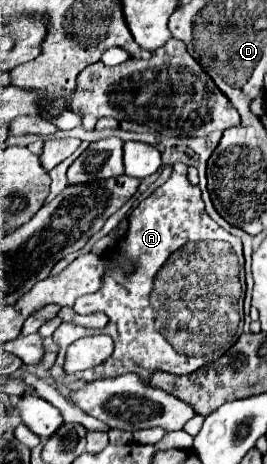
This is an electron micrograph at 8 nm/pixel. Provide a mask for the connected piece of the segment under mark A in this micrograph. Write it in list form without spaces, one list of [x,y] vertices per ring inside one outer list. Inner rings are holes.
[[[182,163],[174,165],[174,171],[170,179],[160,185],[150,197],[140,201],[140,205],[130,213],[130,223],[128,231],[116,241],[116,245],[108,251],[102,253],[102,257],[108,259],[106,263],[106,273],[102,277],[102,285],[96,293],[82,295],[74,303],[74,311],[78,313],[94,313],[102,311],[110,317],[108,325],[100,331],[104,335],[110,335],[114,339],[114,353],[108,357],[98,367],[86,369],[82,373],[66,375],[62,365],[64,365],[64,355],[66,347],[86,335],[96,335],[94,329],[78,327],[78,325],[60,325],[52,339],[58,343],[58,357],[56,363],[50,369],[50,377],[58,385],[74,385],[74,383],[92,383],[98,379],[108,379],[108,377],[118,377],[124,373],[140,373],[144,379],[150,377],[150,371],[170,371],[176,375],[188,375],[194,373],[196,369],[204,367],[202,363],[190,363],[190,359],[182,359],[182,355],[176,353],[176,349],[166,341],[164,335],[160,335],[156,323],[154,323],[154,313],[150,307],[150,291],[152,291],[152,279],[156,271],[162,267],[162,263],[184,243],[188,241],[202,241],[202,239],[226,239],[228,243],[234,243],[234,251],[242,253],[242,241],[228,231],[224,231],[216,221],[208,217],[204,211],[204,201],[200,195],[200,189],[188,181],[188,167]],[[126,263],[134,265],[134,271],[126,273]]]

